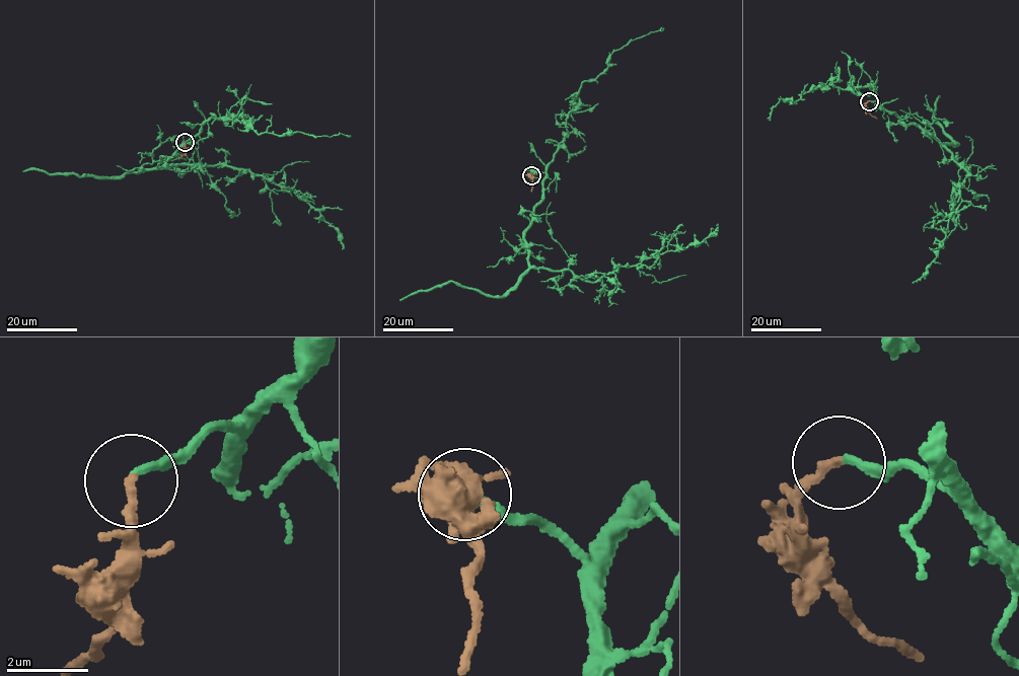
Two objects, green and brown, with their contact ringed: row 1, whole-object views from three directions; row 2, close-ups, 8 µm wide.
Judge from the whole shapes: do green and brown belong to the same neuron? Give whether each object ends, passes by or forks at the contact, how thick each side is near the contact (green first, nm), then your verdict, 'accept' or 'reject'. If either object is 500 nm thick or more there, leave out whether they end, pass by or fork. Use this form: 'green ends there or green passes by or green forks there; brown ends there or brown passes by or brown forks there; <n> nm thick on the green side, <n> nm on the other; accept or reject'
green ends there; brown ends there; 170 nm thick on the green side, 240 nm on the other; accept

